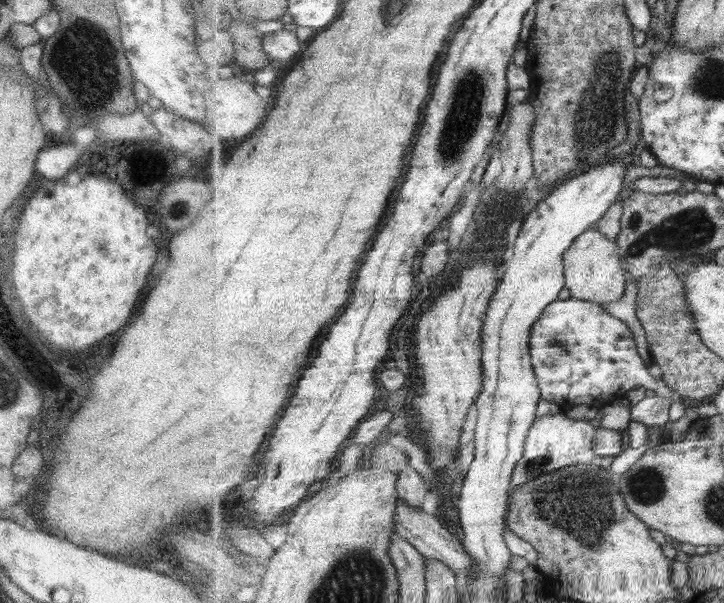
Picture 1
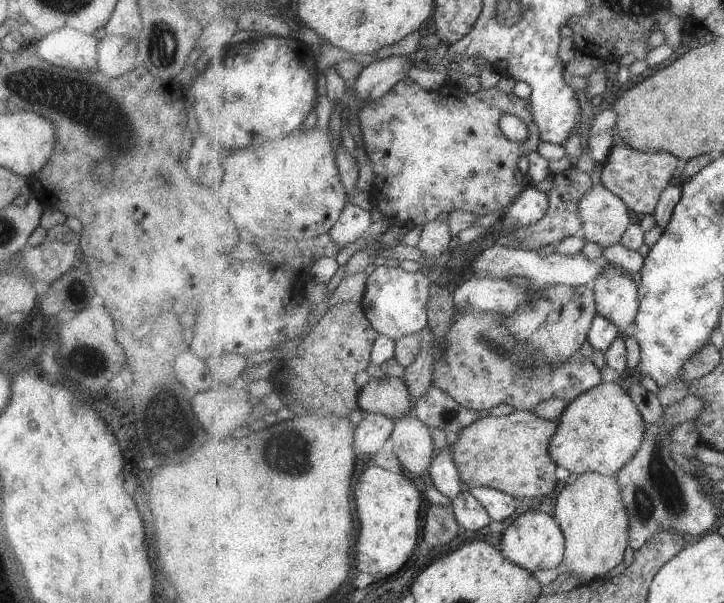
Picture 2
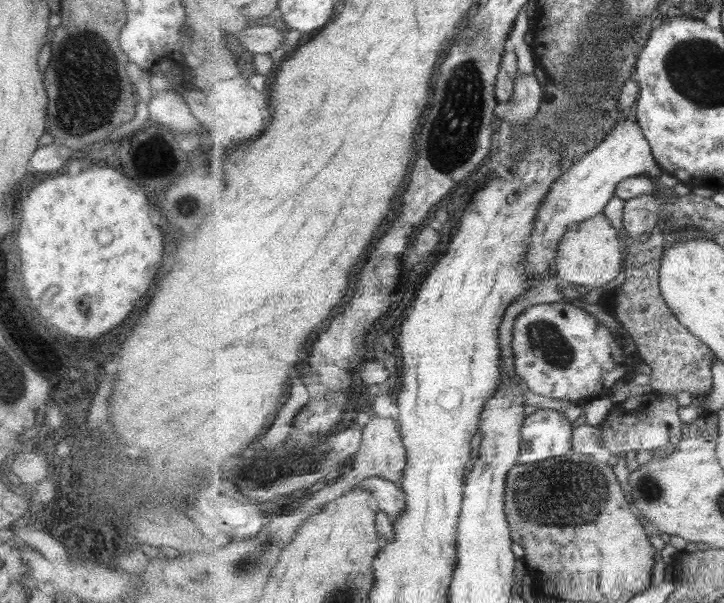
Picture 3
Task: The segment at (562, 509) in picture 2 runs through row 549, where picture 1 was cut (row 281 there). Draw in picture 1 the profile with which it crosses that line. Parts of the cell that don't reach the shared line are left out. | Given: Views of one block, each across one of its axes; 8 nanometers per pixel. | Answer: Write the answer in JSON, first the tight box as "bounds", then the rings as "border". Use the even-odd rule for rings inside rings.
{"bounds":[564,228,627,304],"border":[[[591,228],[579,236],[564,255],[566,288],[571,296],[599,304],[621,300],[627,288],[627,276],[619,256],[618,246],[598,228]]]}

